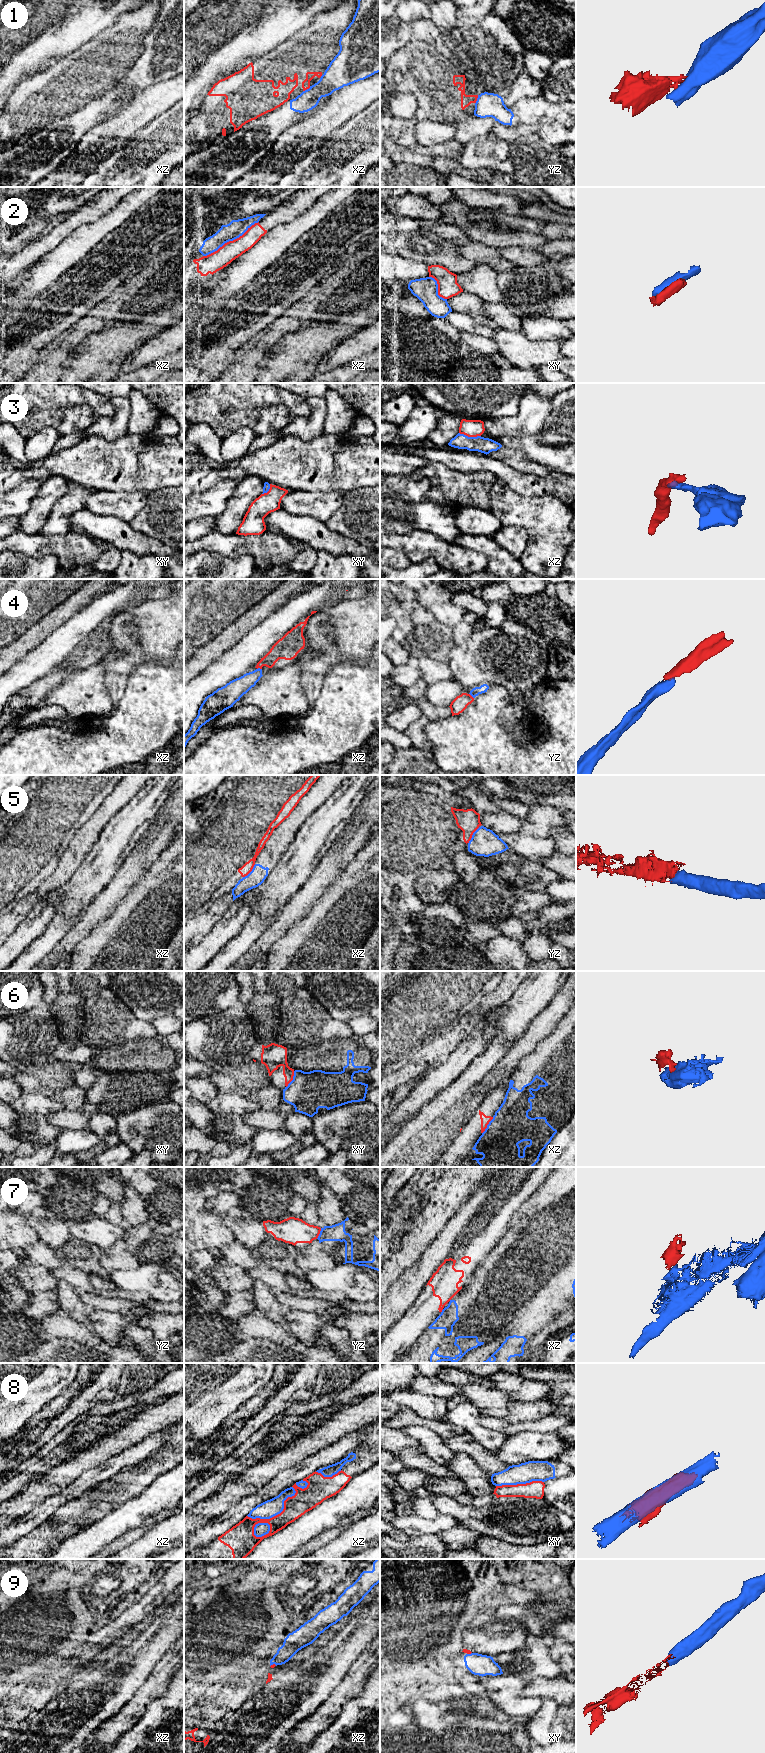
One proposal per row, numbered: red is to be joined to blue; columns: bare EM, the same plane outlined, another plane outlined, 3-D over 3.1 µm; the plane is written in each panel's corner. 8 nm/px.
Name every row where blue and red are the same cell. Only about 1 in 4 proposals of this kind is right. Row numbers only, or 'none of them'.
3, 4, 9

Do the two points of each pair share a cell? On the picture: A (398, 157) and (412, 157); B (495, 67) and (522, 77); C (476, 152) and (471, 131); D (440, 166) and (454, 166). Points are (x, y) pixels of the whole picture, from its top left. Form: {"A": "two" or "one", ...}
{"A": "one", "B": "two", "C": "two", "D": "one"}

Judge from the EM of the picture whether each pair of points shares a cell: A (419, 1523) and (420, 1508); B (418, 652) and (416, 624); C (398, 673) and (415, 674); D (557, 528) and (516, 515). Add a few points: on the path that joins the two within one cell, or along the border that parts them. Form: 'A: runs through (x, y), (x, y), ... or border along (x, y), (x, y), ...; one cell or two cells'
A: border along (414, 1513), (423, 1517), (436, 1517), (439, 1514); two cells
B: runs through (411, 647), (405, 641), (405, 635), (409, 631); one cell
C: runs through (402, 674), (411, 674); one cell
D: runs through (547, 521), (538, 514), (526, 514); one cell

